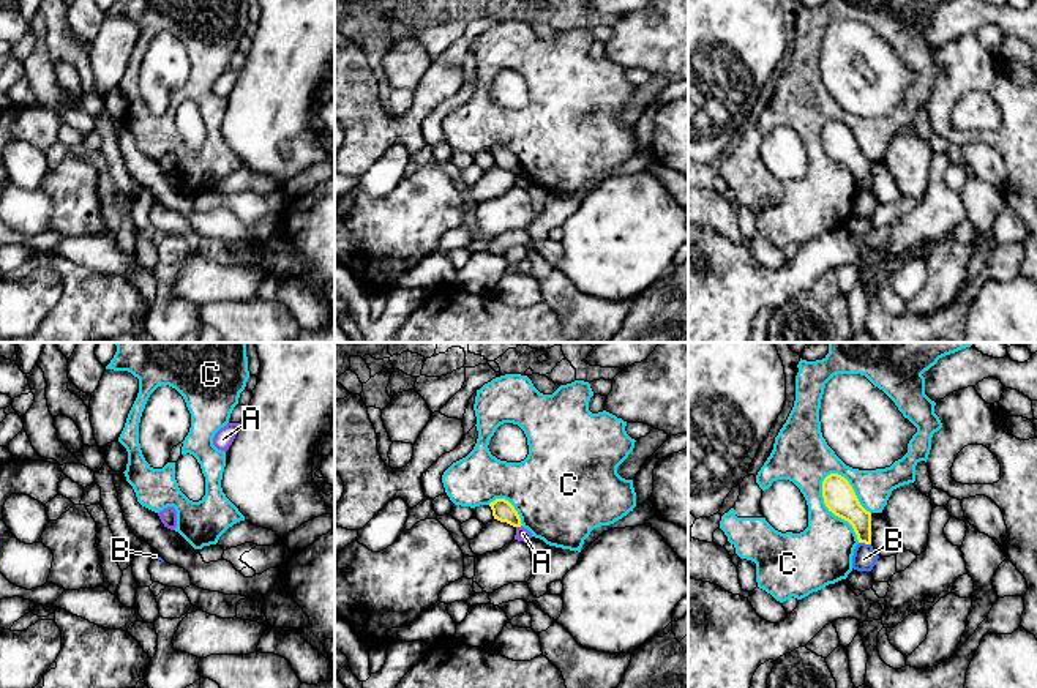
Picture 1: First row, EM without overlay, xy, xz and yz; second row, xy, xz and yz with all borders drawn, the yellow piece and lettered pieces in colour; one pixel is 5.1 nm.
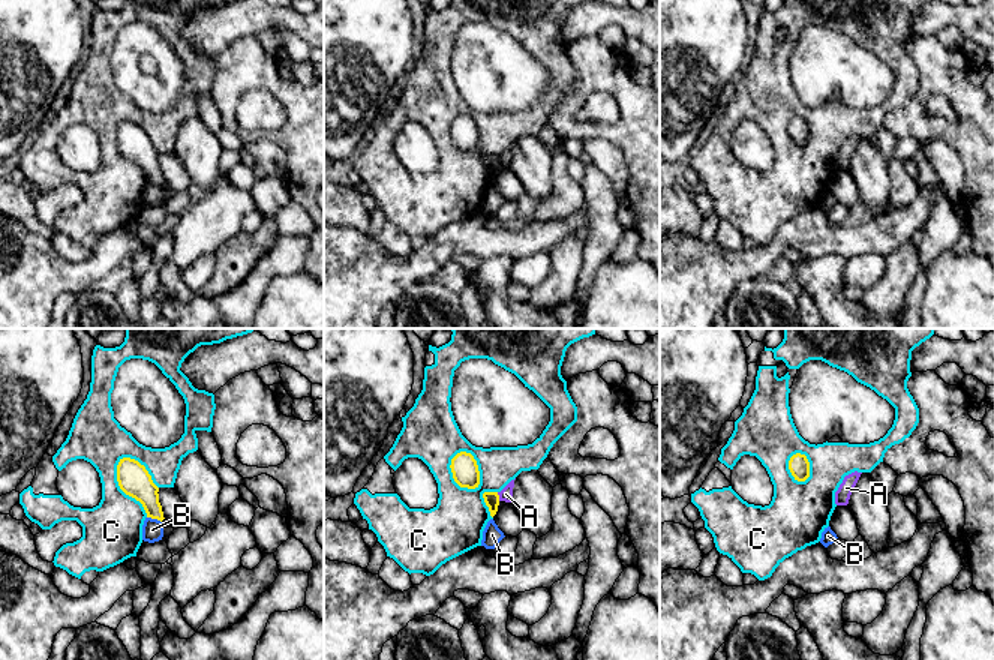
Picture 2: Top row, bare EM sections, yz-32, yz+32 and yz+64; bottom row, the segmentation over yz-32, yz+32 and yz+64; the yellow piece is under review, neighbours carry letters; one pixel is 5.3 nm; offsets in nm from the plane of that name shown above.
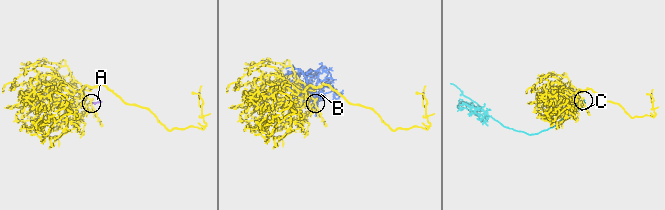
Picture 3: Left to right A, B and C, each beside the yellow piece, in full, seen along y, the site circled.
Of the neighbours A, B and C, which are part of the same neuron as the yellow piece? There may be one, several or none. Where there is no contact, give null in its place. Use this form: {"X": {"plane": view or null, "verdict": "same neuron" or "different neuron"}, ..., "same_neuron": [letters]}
{"A": {"plane": "xz", "verdict": "different neuron"}, "B": {"plane": "yz", "verdict": "different neuron"}, "C": {"plane": "yz", "verdict": "different neuron"}, "same_neuron": []}

